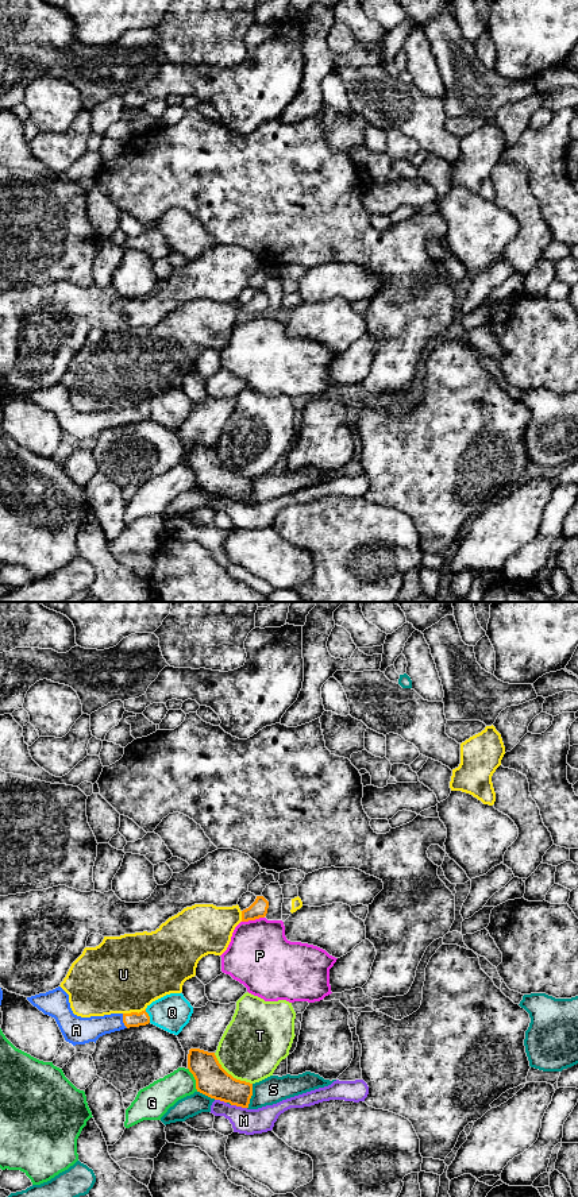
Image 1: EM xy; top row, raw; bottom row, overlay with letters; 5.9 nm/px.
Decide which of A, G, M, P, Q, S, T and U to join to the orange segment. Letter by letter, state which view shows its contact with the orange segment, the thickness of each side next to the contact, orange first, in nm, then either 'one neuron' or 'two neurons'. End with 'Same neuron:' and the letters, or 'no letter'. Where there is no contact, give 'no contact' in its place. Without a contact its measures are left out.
A: meets orange in xy; 90 nm thick on the orange side, 160 nm on the other; one neuron
G: meets orange in xy; 190 nm thick on the orange side, 180 nm on the other; two neurons
M: meets orange in xy; 190 nm thick on the orange side, 150 nm on the other; two neurons
P: meets orange in xy; 100 nm thick on the orange side, 380 nm on the other; two neurons
Q: meets orange in xy; 90 nm thick on the orange side, 220 nm on the other; two neurons
S: meets orange in xy; 190 nm thick on the orange side, 160 nm on the other; two neurons
T: meets orange in xy; 190 nm thick on the orange side, 380 nm on the other; two neurons
U: meets orange in xy; 90 nm thick on the orange side, 460 nm on the other; two neurons
Same neuron: A

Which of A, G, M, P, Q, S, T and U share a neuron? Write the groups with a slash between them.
A / G / M / P / Q / S / T / U

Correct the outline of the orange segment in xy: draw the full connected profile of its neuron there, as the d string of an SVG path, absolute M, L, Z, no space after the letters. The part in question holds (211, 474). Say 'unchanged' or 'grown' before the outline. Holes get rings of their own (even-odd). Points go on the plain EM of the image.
unchanged; M190 444L188 464L196 475L197 487L231 501L248 503L253 479L228 470L219 459L215 448Z

